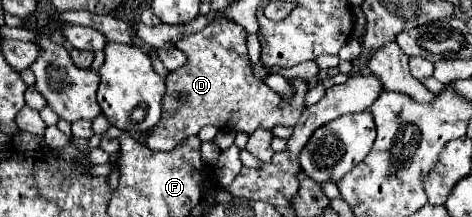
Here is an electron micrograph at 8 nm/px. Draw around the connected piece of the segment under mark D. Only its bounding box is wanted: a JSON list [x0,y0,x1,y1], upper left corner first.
[146,21,308,151]

